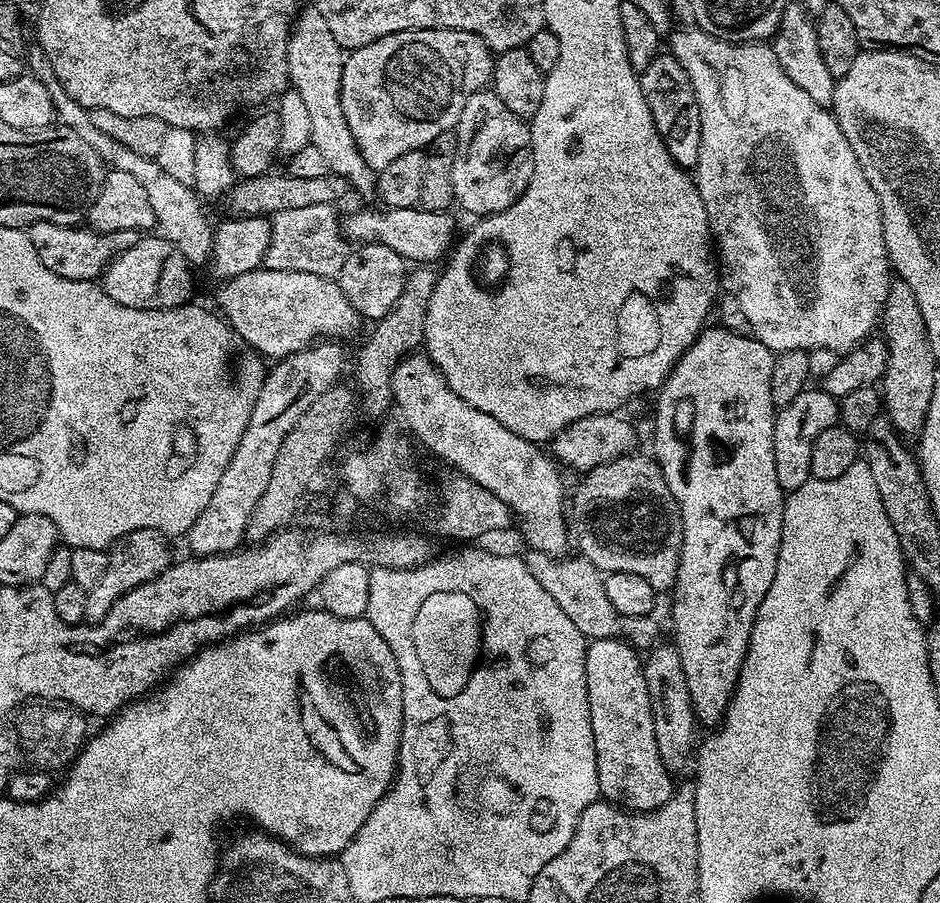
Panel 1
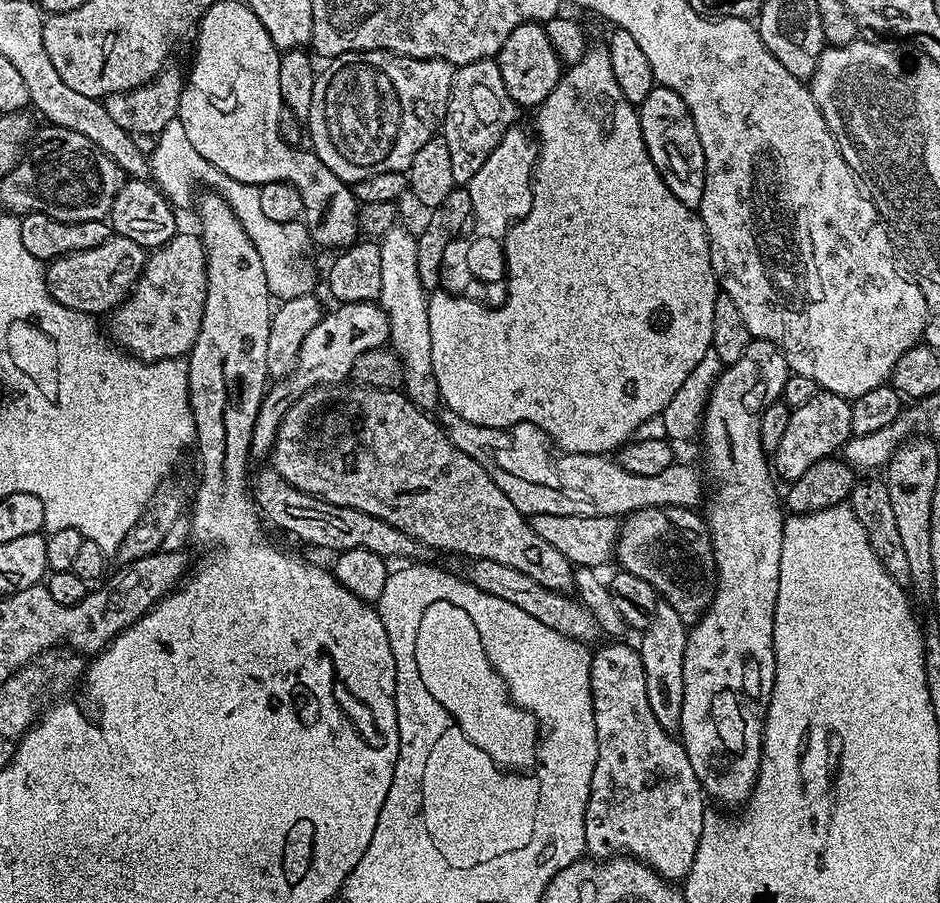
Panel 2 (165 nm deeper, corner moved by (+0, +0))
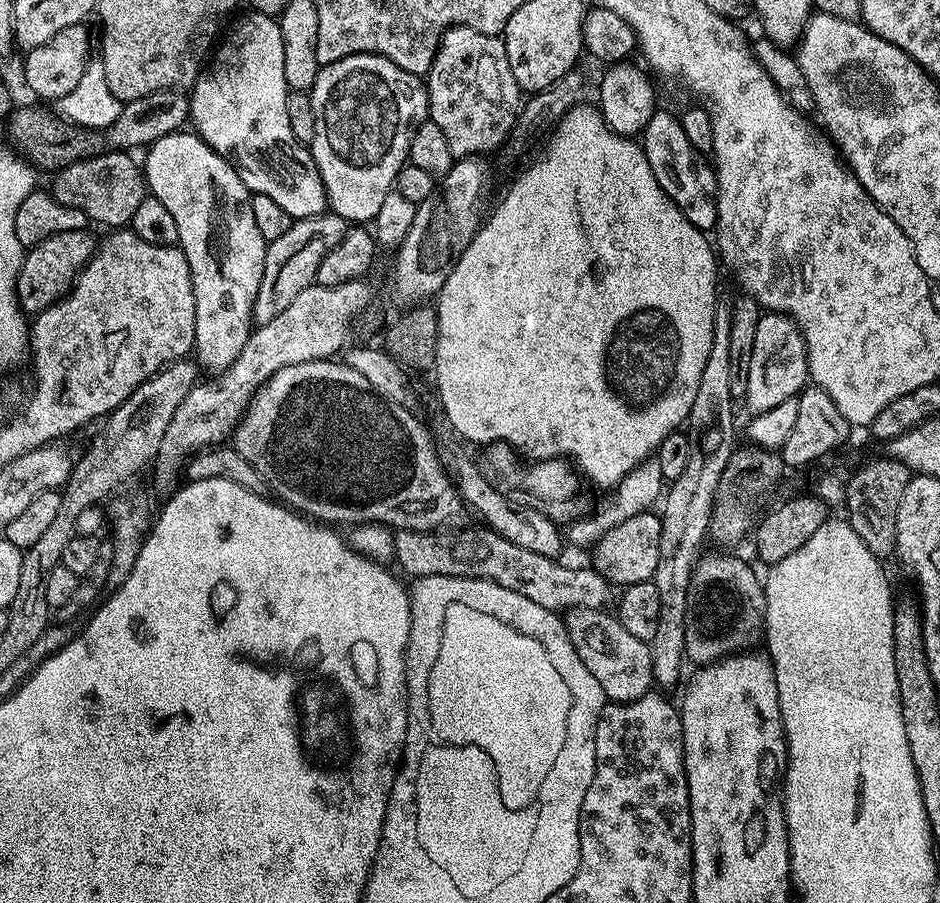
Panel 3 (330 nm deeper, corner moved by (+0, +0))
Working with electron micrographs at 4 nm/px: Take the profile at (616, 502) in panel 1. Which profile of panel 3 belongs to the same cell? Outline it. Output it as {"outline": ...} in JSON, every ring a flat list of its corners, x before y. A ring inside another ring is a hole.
{"outline":[[712,550,712,551,716,551,716,552,710,553,709,556,708,556,708,553,701,555,700,559,697,560,695,566,692,567,692,573,690,574,690,586,688,587,688,609,686,610,686,638,684,639,684,655,685,655,685,657,687,657,687,659,689,661,691,661,691,663,693,660,693,662,694,662,693,665,696,665,696,666,703,666,706,664,711,664,717,660,724,659,725,656,731,656,733,654,739,653,741,650,747,649,749,646,752,646,752,645,747,646,747,644,754,643,755,640,758,638,761,639,761,636,762,636,762,633,764,630,764,615,766,614,766,598,764,597,764,586,763,586,761,577,759,575,756,577,755,570,752,569,751,566,748,565,747,562,744,561,742,557,740,557,740,556,728,556,728,555,732,555,732,554,725,554,723,551,720,551,720,550]]}

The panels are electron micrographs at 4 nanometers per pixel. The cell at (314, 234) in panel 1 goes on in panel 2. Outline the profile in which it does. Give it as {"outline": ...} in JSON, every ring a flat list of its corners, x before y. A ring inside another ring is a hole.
{"outline":[[180,119,171,120,155,137,154,143,156,145,152,152,150,148,150,179,163,192,169,204,183,210,191,202,196,184,204,183,205,189,222,197,230,210,234,210,238,222,242,224,242,230,246,230,250,242,254,242,254,250,258,250,258,258,262,258,262,270,266,270,268,290,273,297,307,296,313,291,316,272,312,269,311,262,304,259,308,248,310,249,310,241,308,230,300,220,274,222,272,218,266,218,258,203,259,187,238,182,210,166,210,162,206,162,206,158,202,158,202,154,198,154,198,150,190,146,190,138,186,138,186,130,182,130]]}

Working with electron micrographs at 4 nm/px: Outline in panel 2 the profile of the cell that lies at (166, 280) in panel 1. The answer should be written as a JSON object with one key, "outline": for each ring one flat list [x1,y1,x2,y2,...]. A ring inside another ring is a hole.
{"outline":[[113,234,102,246,94,246,94,250,78,250,51,261,44,280,50,295,62,306,89,314,108,314,132,292,144,269,145,259,146,250,138,246,138,242]]}

